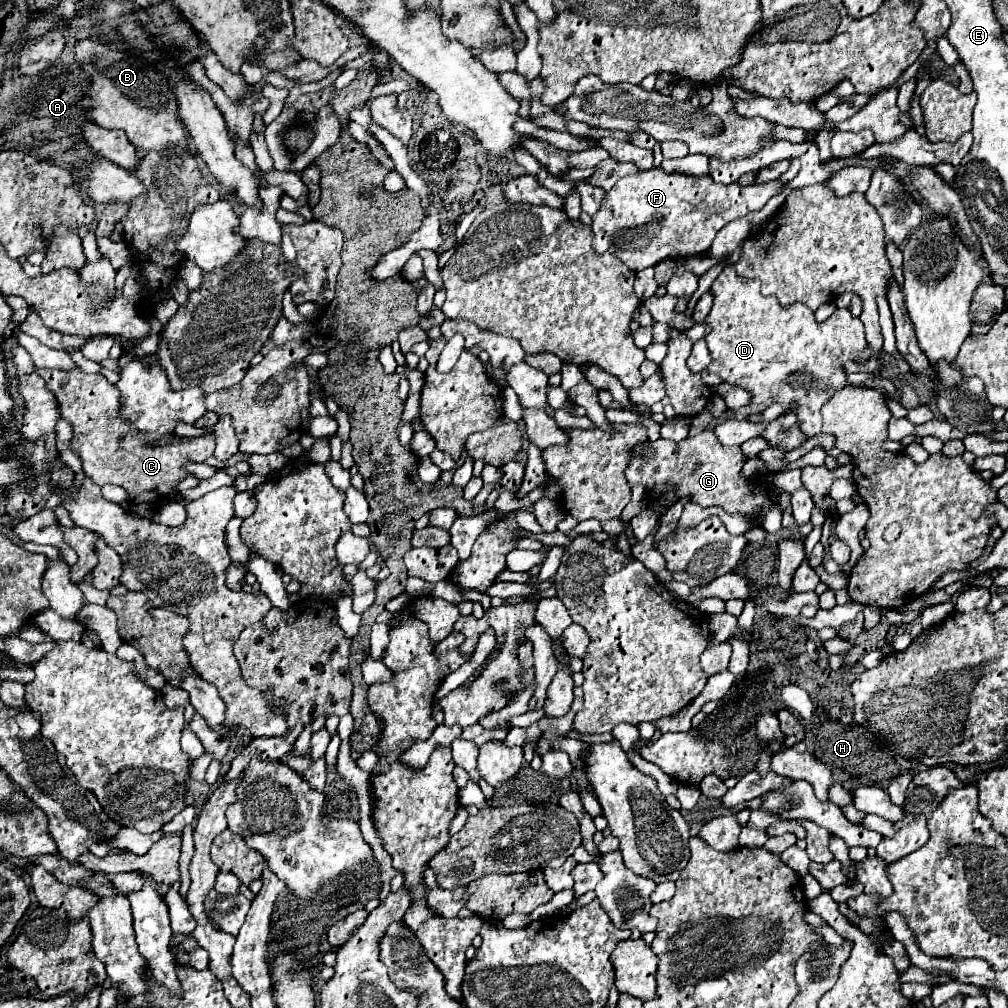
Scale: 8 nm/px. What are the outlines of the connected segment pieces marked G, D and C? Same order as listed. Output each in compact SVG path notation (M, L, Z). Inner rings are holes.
M704 430L694 438L686 438L680 442L674 440L656 440L638 444L632 450L632 460L626 470L626 478L630 486L644 484L650 500L656 500L666 488L676 486L676 496L690 496L690 502L700 506L722 506L726 512L748 512L754 520L754 526L760 526L768 510L776 506L770 490L756 490L758 484L754 480L742 478L740 470L746 462L740 446L722 446L712 430Z
M726 264L724 270L718 274L718 278L712 284L714 292L714 306L712 312L706 318L706 324L712 328L712 332L706 336L708 350L712 356L712 362L708 366L708 372L718 374L724 382L740 386L754 394L752 404L760 404L766 400L778 402L778 404L790 404L796 402L798 408L794 410L798 414L800 428L806 436L820 434L820 408L834 392L844 388L846 372L842 370L842 362L856 360L864 348L868 346L864 336L864 324L856 318L852 318L848 308L836 308L834 314L818 322L814 318L814 312L806 308L804 304L796 302L788 308L780 308L778 300L774 296L762 296L758 292L761 282L758 279L741 279L732 264Z
M78 366L74 372L62 370L38 370L38 374L46 380L46 386L54 392L62 418L66 418L74 428L72 448L80 454L86 476L98 486L116 484L122 486L134 504L140 502L170 502L178 496L176 484L188 476L182 470L186 460L204 462L214 452L214 436L192 438L184 442L170 442L166 446L150 446L148 442L154 438L168 440L172 436L156 436L152 432L138 432L132 424L126 424L120 418L120 392L114 384L110 384L102 374L88 374ZM62 380L70 380L62 386Z

